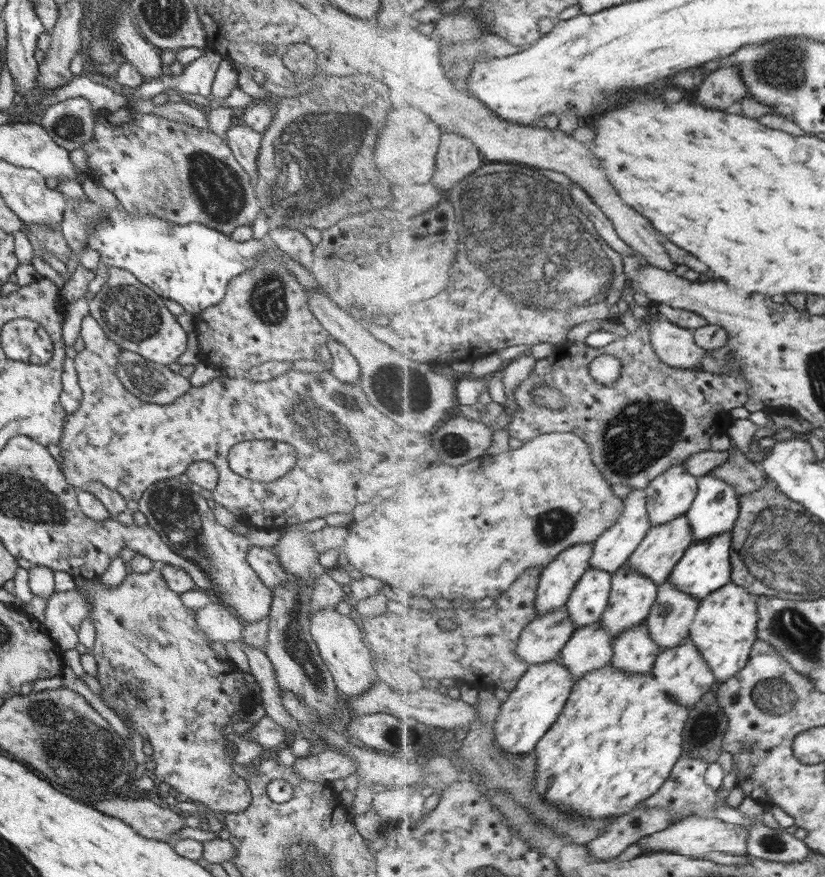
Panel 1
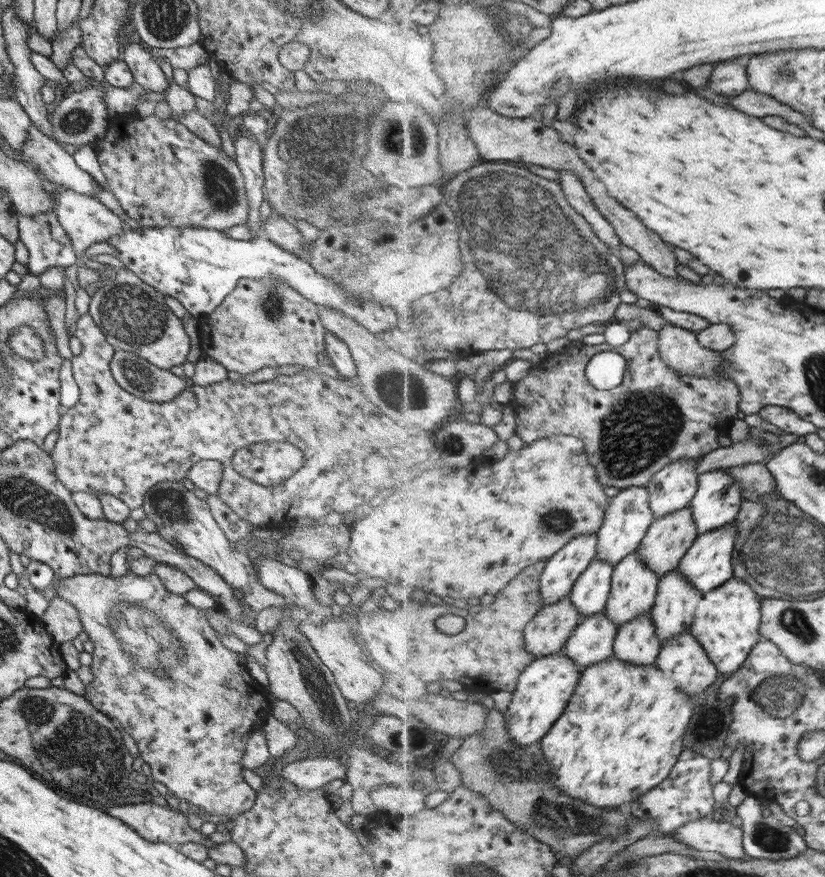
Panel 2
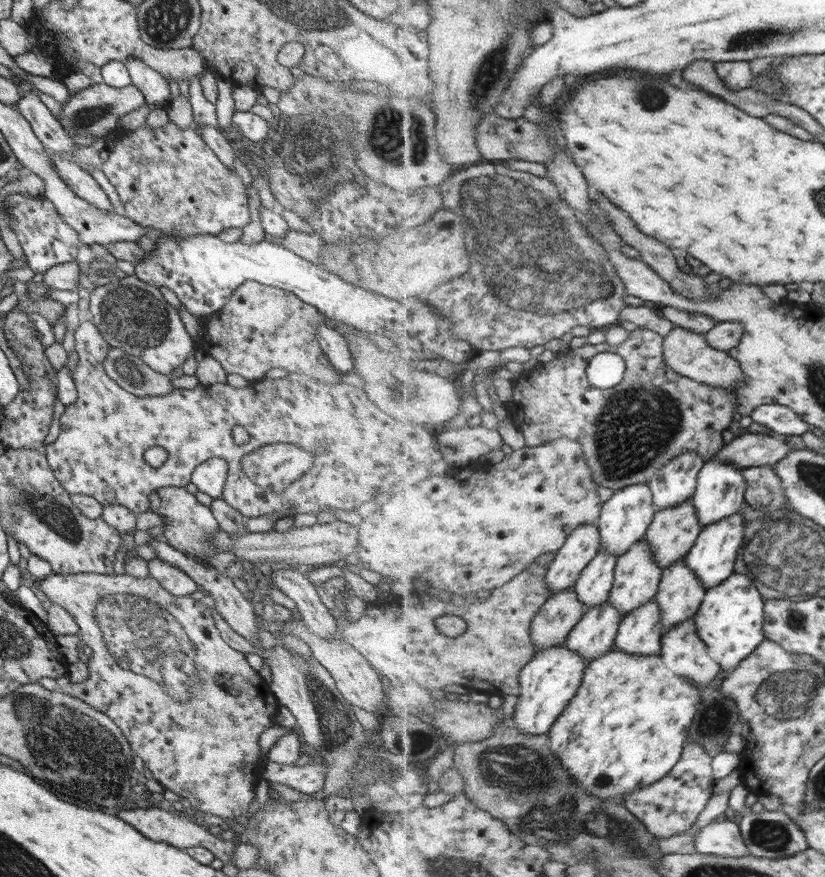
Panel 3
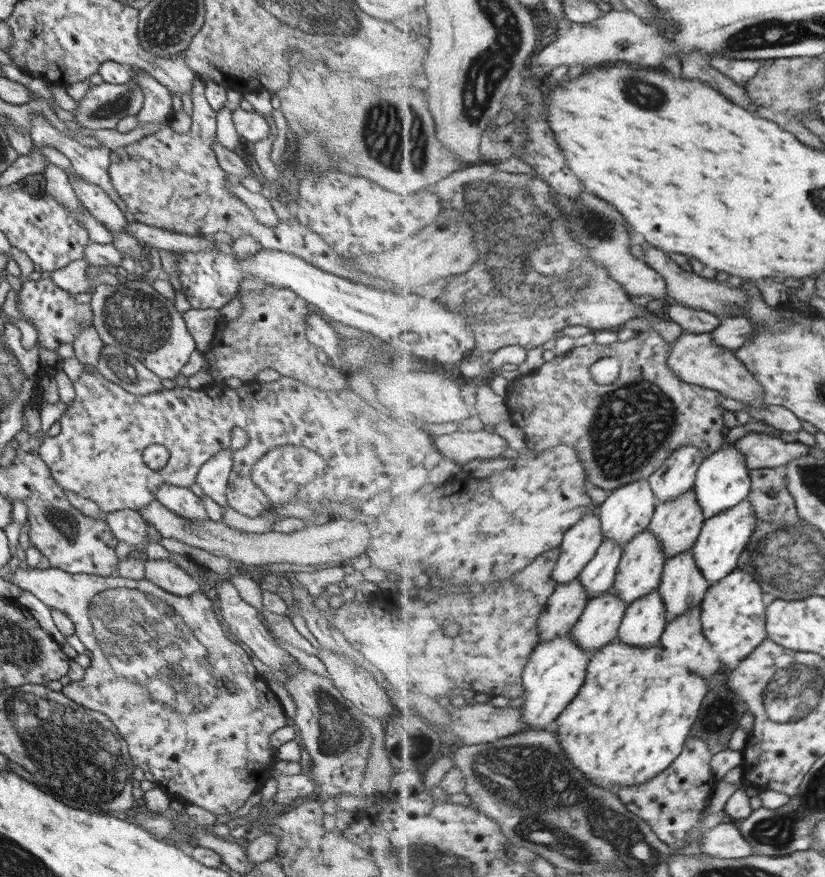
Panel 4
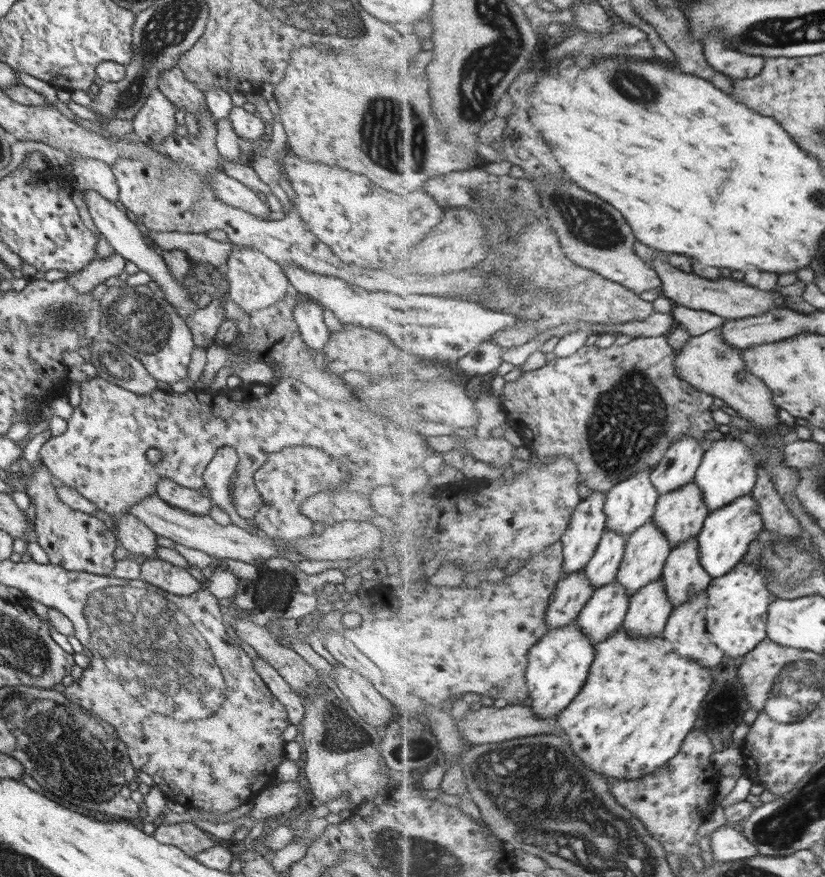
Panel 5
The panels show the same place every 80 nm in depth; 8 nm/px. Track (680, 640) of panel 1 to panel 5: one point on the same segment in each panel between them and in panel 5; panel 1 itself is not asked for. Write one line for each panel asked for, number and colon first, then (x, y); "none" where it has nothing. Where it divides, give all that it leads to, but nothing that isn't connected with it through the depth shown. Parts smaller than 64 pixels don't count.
2: (677, 601)
3: (681, 593)
4: (683, 587)
5: (685, 577)

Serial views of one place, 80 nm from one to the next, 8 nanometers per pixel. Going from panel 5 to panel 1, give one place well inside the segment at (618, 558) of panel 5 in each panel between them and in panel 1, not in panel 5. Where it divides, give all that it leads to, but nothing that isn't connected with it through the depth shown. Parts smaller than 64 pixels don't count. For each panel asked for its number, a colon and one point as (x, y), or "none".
1: (591, 597)
2: (590, 595)
3: (595, 585)
4: (599, 576)

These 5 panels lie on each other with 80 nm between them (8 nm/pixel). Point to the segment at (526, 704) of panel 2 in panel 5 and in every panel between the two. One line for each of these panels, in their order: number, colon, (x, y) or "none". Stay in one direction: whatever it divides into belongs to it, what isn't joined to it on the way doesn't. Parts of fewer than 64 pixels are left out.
3: (549, 682)
4: (557, 670)
5: (560, 664)

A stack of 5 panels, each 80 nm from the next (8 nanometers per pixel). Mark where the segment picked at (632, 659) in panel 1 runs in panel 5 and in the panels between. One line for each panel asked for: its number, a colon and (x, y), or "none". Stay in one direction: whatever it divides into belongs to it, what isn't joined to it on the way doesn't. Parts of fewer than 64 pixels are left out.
2: (637, 643)
3: (641, 633)
4: (645, 621)
5: (650, 608)

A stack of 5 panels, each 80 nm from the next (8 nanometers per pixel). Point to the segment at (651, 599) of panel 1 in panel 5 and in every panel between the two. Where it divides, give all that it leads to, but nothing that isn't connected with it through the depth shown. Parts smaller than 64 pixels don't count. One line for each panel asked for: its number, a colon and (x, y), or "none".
2: (635, 584)
3: (638, 575)
4: (641, 570)
5: (647, 551)

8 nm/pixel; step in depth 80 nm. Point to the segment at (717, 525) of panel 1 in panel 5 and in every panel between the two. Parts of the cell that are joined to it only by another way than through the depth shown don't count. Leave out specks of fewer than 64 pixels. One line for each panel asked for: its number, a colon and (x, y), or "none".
2: (718, 500)
3: (721, 492)
4: (723, 481)
5: (729, 471)

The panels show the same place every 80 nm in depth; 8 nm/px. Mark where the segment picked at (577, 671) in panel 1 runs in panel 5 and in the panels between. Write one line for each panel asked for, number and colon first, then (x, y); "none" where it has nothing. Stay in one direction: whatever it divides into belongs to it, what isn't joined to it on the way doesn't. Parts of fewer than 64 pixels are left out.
2: (593, 641)
3: (595, 635)
4: (600, 625)
5: (605, 614)

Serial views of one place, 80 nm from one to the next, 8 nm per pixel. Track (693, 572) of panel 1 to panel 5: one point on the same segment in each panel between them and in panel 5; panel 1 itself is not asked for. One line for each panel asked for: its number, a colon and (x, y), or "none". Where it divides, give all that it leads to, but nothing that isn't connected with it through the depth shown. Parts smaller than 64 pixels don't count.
2: (708, 564)
3: (713, 558)
4: (717, 551)
5: (728, 532)

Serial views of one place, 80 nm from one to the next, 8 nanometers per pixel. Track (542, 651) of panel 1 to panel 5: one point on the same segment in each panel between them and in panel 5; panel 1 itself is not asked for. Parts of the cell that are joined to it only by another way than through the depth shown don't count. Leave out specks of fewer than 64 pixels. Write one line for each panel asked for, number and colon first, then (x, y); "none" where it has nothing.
2: (549, 632)
3: (563, 611)
4: (567, 604)
5: (574, 592)

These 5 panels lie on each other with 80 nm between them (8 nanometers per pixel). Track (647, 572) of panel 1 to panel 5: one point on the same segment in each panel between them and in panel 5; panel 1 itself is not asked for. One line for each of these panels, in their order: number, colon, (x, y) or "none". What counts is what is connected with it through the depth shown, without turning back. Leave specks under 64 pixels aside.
2: (669, 538)
3: (673, 533)
4: (678, 523)
5: (682, 514)

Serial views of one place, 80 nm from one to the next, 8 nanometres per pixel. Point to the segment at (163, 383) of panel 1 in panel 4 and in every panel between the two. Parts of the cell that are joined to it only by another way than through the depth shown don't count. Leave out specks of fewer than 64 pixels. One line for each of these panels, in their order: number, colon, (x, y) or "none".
2: (136, 376)
3: (129, 372)
4: (113, 364)

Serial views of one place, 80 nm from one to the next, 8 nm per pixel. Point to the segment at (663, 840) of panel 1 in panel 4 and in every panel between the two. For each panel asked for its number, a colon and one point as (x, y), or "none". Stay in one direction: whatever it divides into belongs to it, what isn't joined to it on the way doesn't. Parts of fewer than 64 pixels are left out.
2: (709, 833)
3: (725, 839)
4: (725, 840)

